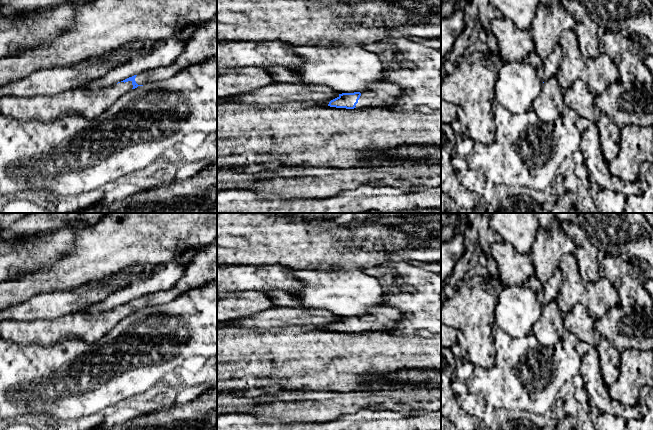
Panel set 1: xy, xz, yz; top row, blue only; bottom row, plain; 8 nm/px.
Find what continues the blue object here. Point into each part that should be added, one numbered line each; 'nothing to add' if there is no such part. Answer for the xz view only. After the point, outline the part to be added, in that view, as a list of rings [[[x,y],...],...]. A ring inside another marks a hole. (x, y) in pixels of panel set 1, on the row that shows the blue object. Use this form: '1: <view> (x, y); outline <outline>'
1: xz (384, 94); outline [[[388,81],[371,84],[356,104],[356,108],[377,107],[395,110],[399,108],[395,103],[402,97],[402,89]]]

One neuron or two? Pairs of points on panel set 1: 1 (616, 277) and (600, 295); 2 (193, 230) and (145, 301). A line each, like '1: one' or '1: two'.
1: two
2: two

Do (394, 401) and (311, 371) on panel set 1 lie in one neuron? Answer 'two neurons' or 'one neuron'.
two neurons

